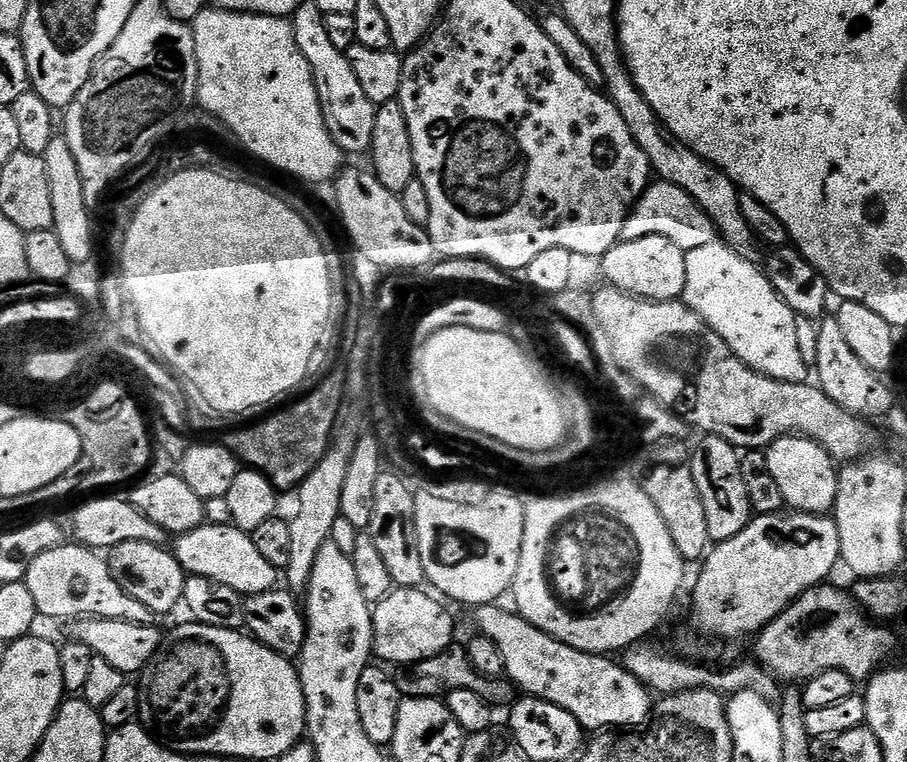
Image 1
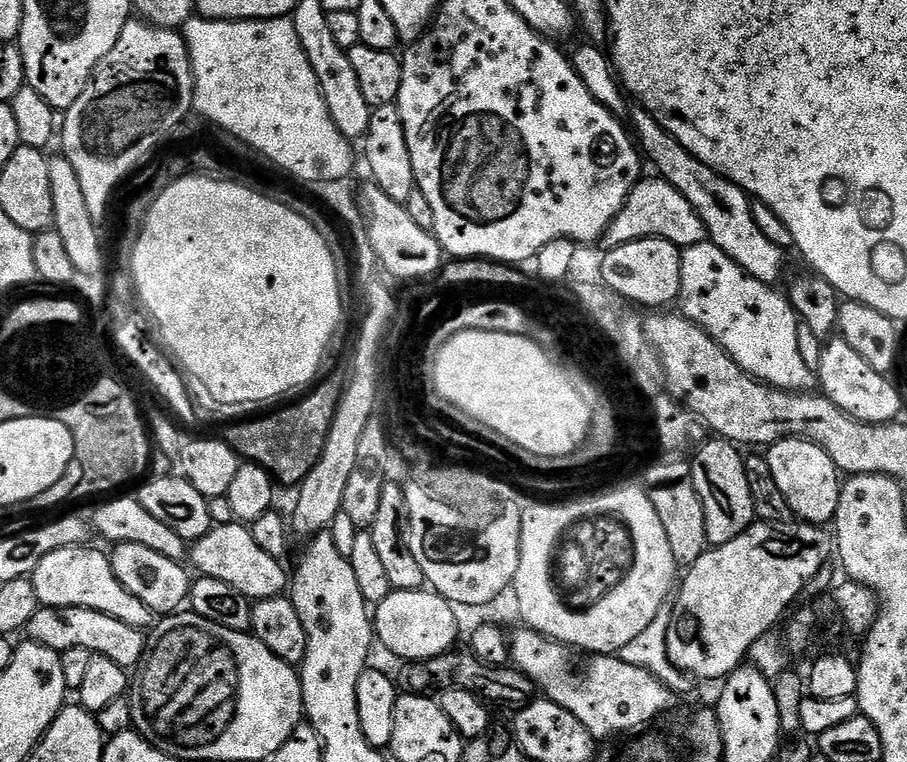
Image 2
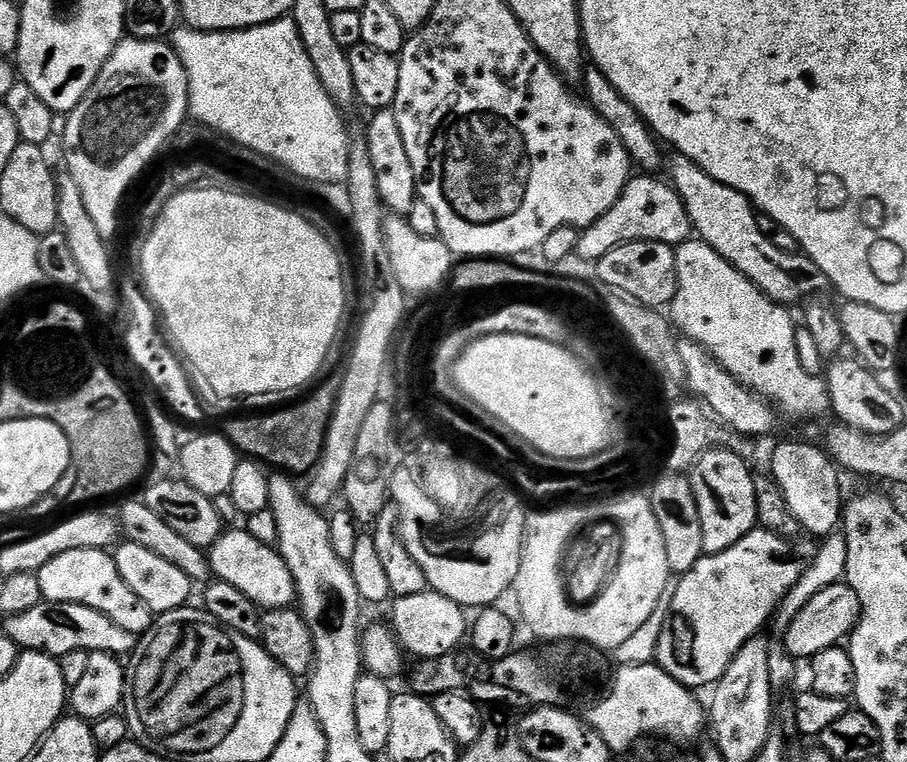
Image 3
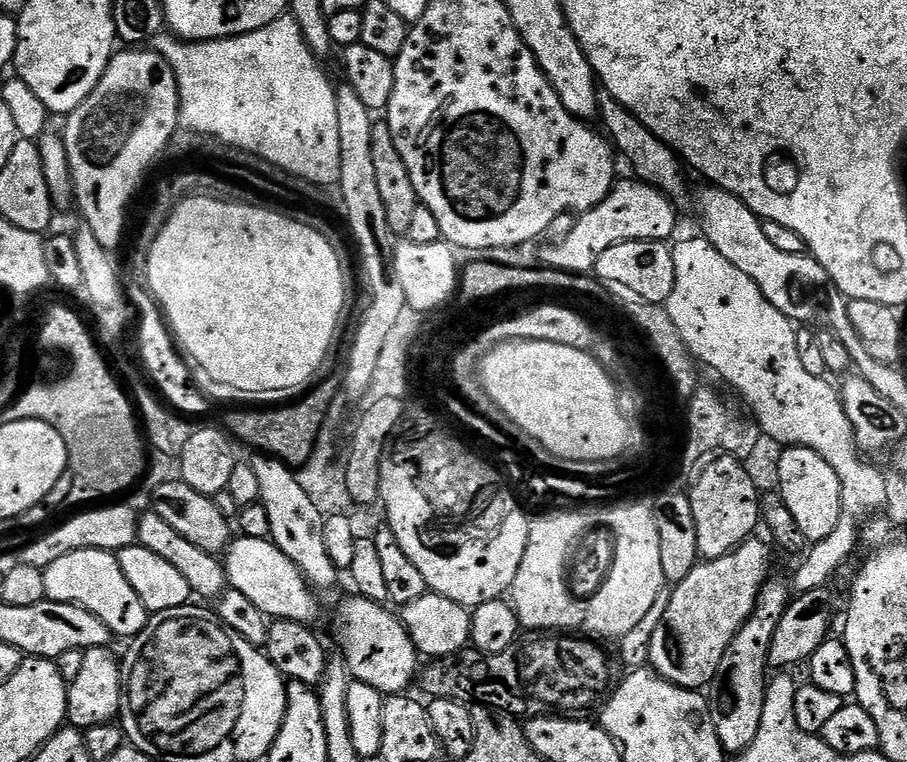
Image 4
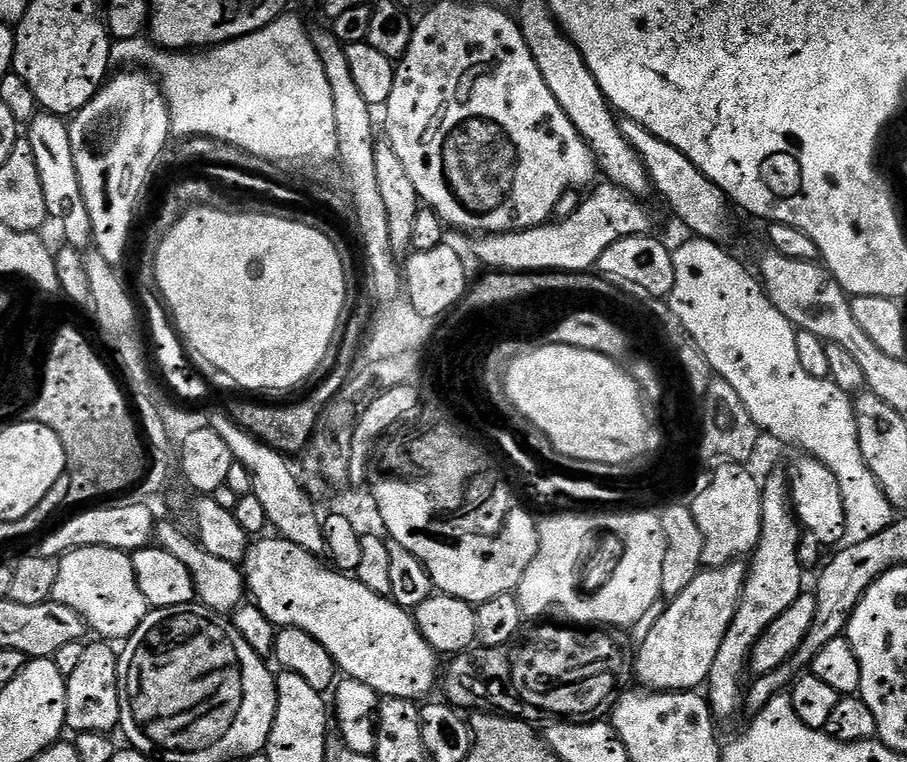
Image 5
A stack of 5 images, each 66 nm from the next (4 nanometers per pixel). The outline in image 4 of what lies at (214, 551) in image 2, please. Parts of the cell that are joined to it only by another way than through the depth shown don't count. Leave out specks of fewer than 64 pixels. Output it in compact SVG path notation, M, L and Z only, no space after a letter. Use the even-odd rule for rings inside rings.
M240 536L229 543L222 559L230 587L246 594L246 598L250 598L250 602L254 602L254 606L258 606L258 610L262 610L272 620L293 620L299 624L308 624L319 614L320 604L316 601L318 596L312 585L271 539Z

